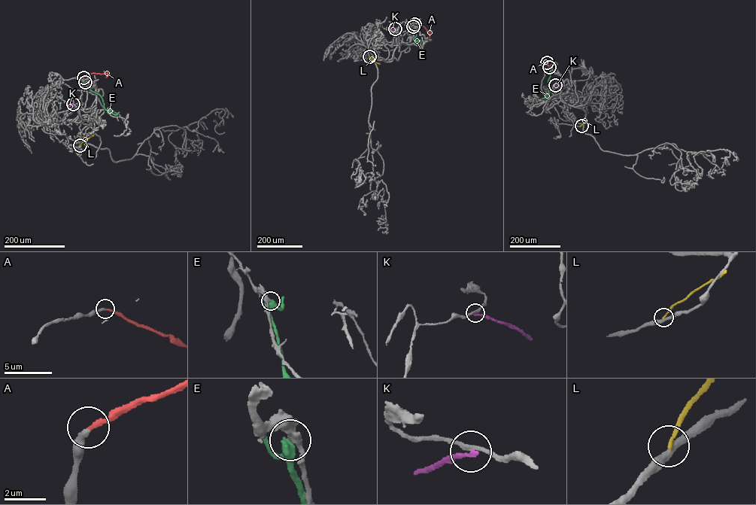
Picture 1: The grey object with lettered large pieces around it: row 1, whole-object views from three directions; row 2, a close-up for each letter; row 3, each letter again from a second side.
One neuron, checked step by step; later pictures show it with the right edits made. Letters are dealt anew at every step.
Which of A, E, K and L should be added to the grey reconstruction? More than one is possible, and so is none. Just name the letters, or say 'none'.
A

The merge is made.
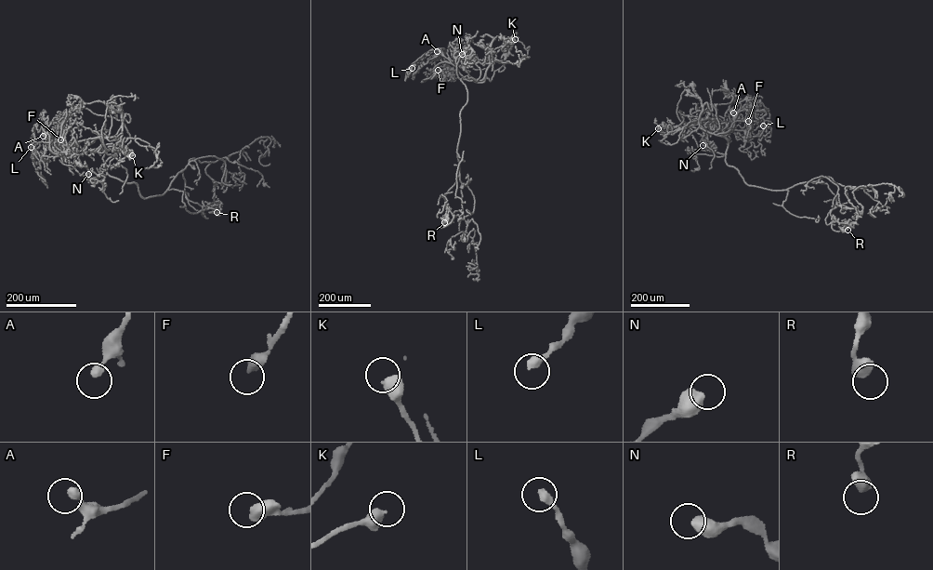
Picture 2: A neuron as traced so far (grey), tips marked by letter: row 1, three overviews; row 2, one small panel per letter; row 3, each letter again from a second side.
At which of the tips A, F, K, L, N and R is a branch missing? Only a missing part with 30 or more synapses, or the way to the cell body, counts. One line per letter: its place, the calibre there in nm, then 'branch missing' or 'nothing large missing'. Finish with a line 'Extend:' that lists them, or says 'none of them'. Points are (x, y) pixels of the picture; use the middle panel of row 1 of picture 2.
A: place (437, 51); calibre 320 nm; nothing large missing
F: place (438, 70); calibre 550 nm; nothing large missing
K: place (515, 39); calibre 550 nm; nothing large missing
L: place (412, 68); calibre 320 nm; nothing large missing
N: place (462, 54); calibre 550 nm; nothing large missing
R: place (444, 222); calibre 550 nm; nothing large missing
Extend: none of them

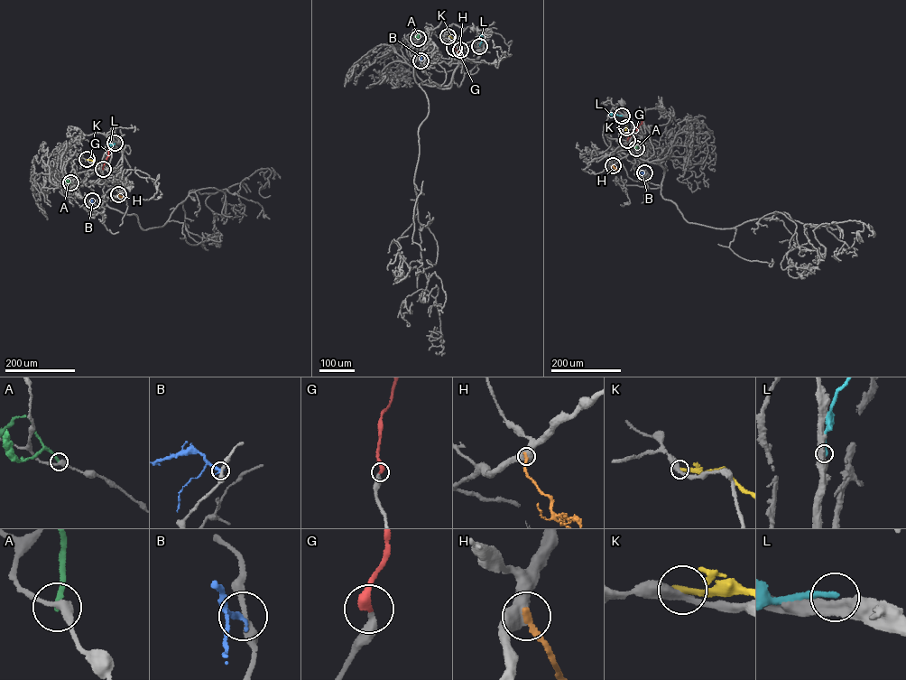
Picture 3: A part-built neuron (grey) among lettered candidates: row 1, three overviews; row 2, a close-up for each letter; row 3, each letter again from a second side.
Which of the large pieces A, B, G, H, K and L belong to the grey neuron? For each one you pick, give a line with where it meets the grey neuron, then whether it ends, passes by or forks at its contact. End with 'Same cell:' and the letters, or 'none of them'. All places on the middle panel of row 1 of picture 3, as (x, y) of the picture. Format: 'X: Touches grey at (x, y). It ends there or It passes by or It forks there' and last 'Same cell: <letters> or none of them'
G: Touches grey at (454, 48). It ends there
Same cell: G

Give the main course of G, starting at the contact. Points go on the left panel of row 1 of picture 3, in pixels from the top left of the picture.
G: (103, 169), (108, 156), (108, 144)

